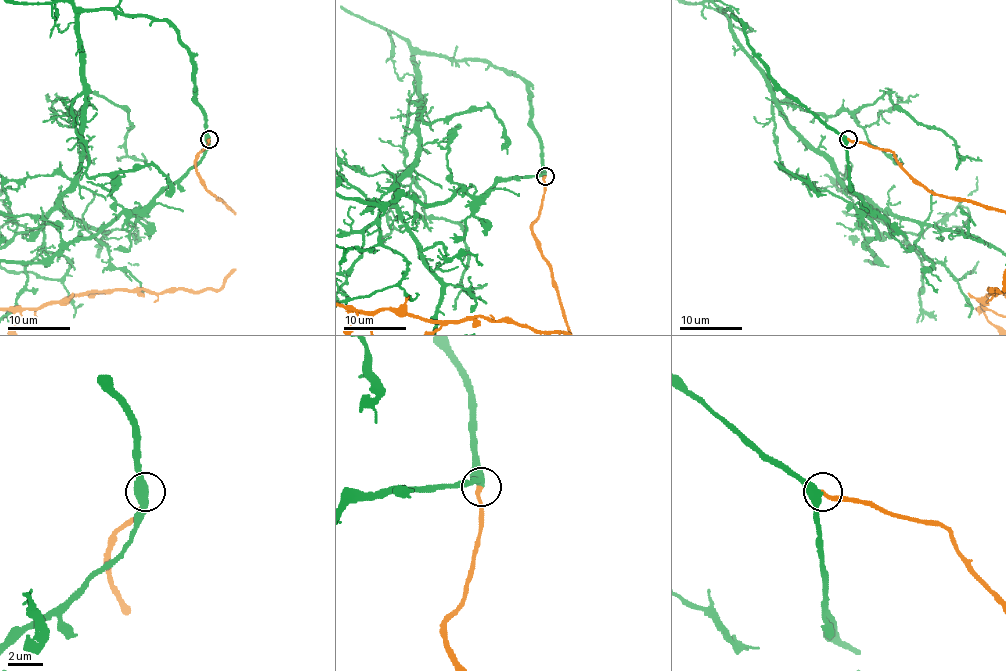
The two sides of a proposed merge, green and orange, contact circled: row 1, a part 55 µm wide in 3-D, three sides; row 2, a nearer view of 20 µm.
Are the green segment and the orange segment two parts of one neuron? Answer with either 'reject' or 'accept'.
accept

